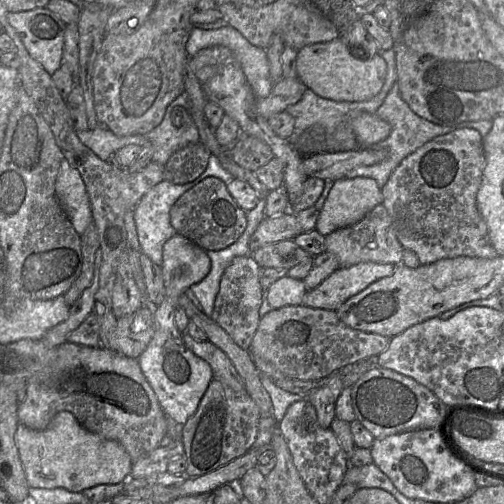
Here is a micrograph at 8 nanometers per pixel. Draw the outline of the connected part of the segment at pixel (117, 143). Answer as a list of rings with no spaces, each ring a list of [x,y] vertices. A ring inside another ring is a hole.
[[[105,126],[76,131],[79,140],[92,150],[101,160],[112,162],[115,153],[124,146],[134,144],[144,146],[152,143],[145,135],[117,136]]]

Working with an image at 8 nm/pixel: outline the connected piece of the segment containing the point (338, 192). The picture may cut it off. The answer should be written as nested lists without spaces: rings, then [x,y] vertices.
[[[366,176],[344,177],[334,182],[316,224],[316,229],[327,236],[333,231],[361,221],[375,206],[383,203],[383,193],[375,179]]]

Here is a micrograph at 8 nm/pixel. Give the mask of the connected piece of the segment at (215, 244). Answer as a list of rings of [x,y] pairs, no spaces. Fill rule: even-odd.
[[[208,177],[185,192],[174,204],[170,220],[178,234],[206,251],[222,250],[235,243],[247,227],[244,211],[219,178]]]

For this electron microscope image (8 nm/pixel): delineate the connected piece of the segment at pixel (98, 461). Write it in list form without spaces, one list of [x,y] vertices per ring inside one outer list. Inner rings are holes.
[[[68,411],[57,413],[44,430],[32,430],[18,424],[15,443],[28,485],[32,488],[64,488],[71,492],[82,492],[97,485],[117,484],[131,477],[132,460],[125,449],[116,441],[89,432]]]

